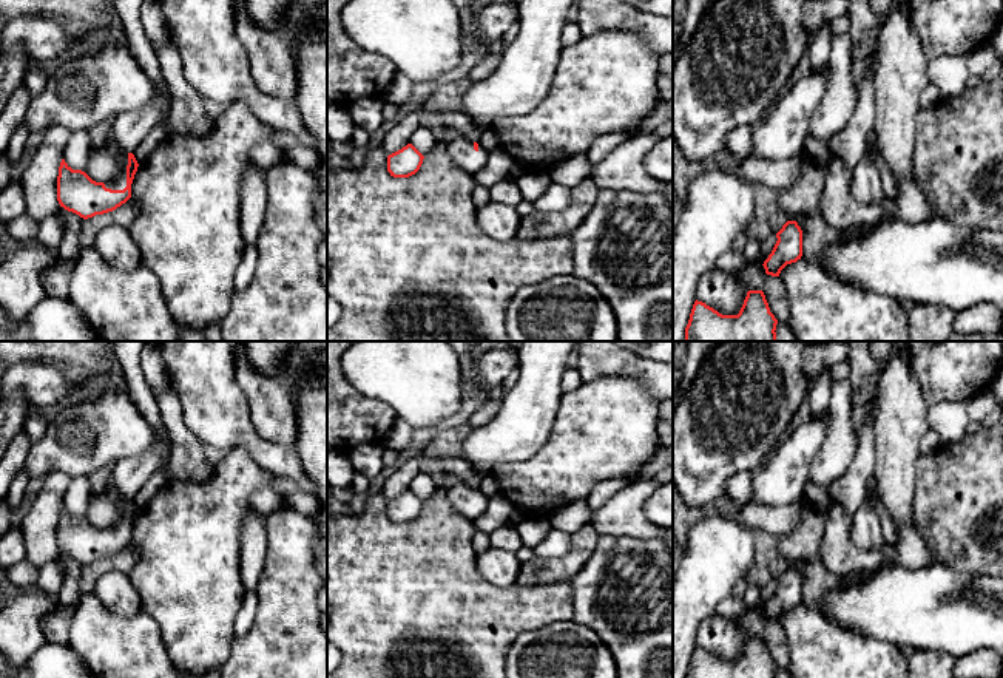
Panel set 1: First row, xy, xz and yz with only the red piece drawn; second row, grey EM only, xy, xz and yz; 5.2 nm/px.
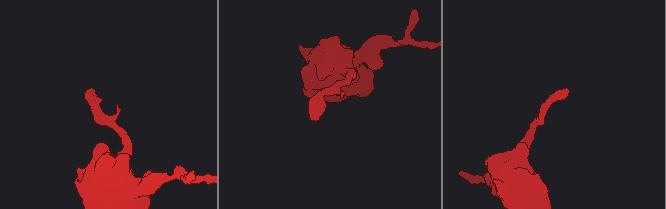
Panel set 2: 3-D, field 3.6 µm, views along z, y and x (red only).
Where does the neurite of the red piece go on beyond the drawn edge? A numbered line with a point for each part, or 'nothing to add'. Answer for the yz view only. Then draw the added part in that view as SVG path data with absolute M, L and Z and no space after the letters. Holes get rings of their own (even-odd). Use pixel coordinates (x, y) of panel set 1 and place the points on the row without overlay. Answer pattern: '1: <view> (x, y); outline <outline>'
nothing to add

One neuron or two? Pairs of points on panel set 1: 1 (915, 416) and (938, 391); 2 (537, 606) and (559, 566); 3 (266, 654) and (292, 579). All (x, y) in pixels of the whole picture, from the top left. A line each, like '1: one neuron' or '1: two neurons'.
1: two neurons
2: two neurons
3: one neuron

